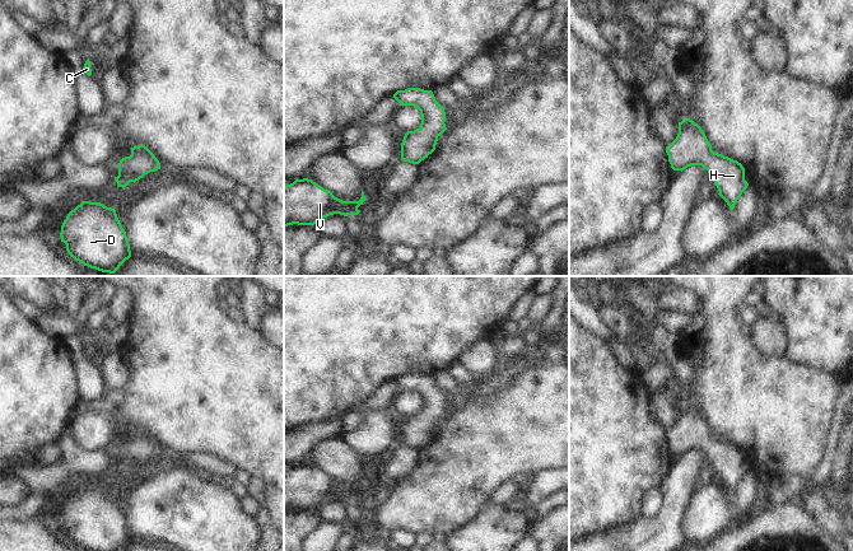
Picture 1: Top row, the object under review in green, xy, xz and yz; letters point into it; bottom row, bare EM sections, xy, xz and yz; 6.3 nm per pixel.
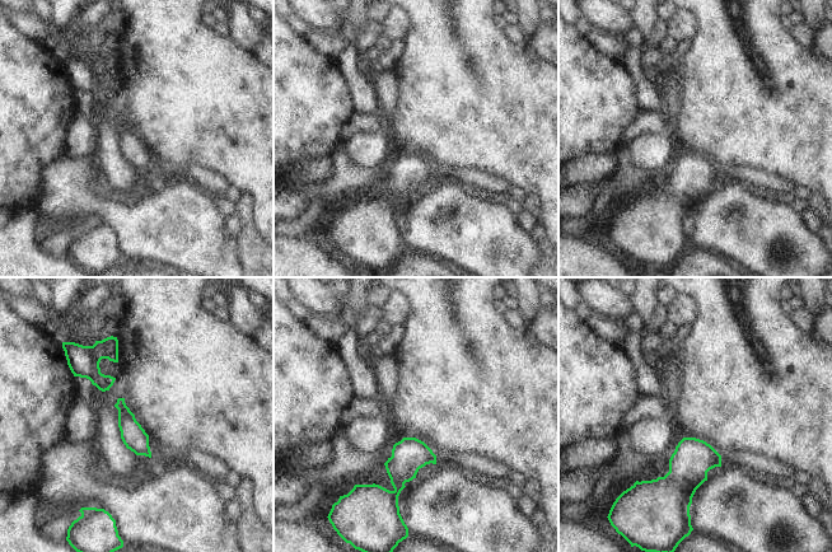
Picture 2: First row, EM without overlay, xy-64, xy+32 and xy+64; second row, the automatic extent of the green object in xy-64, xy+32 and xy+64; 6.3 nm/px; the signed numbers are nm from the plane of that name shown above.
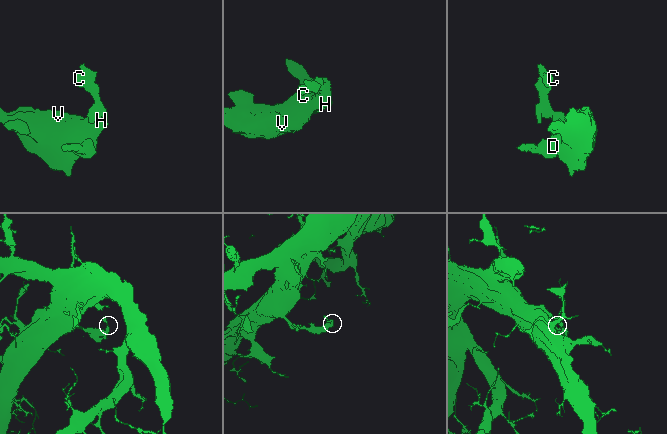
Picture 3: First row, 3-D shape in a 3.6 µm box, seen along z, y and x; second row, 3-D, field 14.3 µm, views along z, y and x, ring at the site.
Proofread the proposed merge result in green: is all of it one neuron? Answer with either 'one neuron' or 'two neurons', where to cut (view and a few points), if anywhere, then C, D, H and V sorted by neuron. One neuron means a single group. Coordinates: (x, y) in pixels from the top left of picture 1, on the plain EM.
one neuron | no cut | C D H V

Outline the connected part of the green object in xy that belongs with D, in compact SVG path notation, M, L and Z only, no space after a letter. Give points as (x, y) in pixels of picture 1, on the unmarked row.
M83 486L61 510L67 538L84 551L121 551L131 542L129 524L116 495Z

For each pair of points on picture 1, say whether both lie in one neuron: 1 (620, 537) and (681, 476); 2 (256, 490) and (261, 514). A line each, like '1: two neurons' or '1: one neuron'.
1: one neuron
2: one neuron

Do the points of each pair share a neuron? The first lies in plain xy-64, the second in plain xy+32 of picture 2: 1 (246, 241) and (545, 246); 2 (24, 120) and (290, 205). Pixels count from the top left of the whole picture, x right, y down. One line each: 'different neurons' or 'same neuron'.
1: same neuron
2: different neurons

